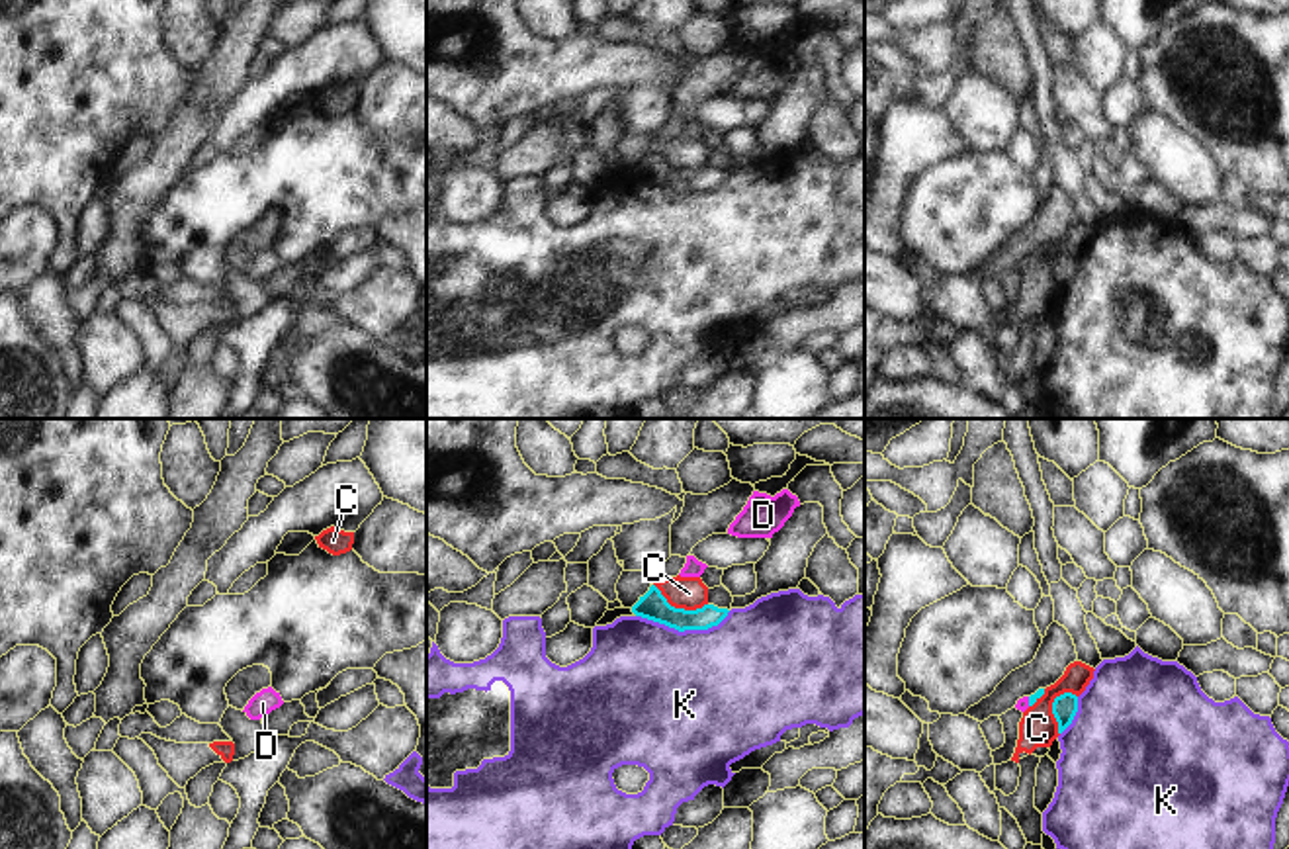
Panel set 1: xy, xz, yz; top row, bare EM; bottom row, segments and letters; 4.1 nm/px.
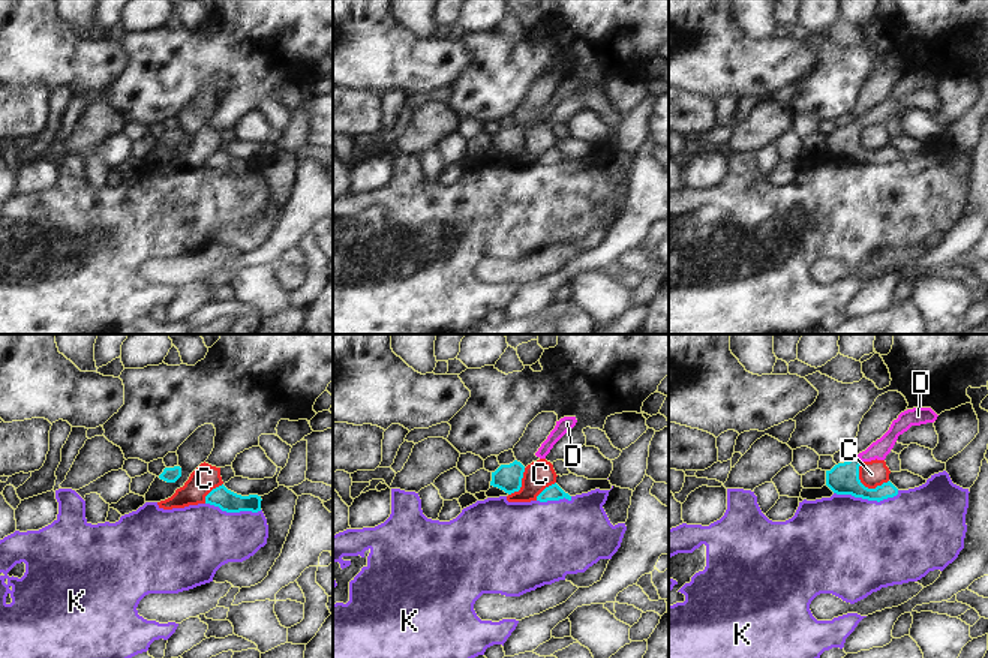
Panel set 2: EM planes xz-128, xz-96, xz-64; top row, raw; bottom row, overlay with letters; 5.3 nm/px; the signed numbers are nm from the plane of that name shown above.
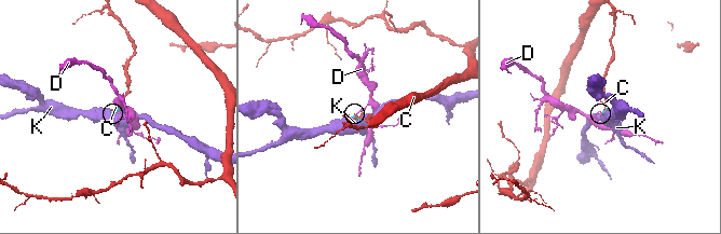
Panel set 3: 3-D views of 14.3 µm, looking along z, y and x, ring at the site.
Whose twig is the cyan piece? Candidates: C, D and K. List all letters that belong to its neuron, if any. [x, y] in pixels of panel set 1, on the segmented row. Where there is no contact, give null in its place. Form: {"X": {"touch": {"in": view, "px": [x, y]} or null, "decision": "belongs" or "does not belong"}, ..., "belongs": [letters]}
{"C": {"touch": {"in": "xz", "px": [679, 609]}, "decision": "does not belong"}, "D": {"touch": {"in": "yz", "px": [1029, 701]}, "decision": "belongs"}, "K": {"touch": {"in": "xz", "px": [683, 630]}, "decision": "does not belong"}, "belongs": ["D"]}

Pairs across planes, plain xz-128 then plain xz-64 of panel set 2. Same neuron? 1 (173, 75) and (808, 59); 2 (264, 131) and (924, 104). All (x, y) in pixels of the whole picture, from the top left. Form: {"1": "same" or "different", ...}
{"1": "different", "2": "different"}

